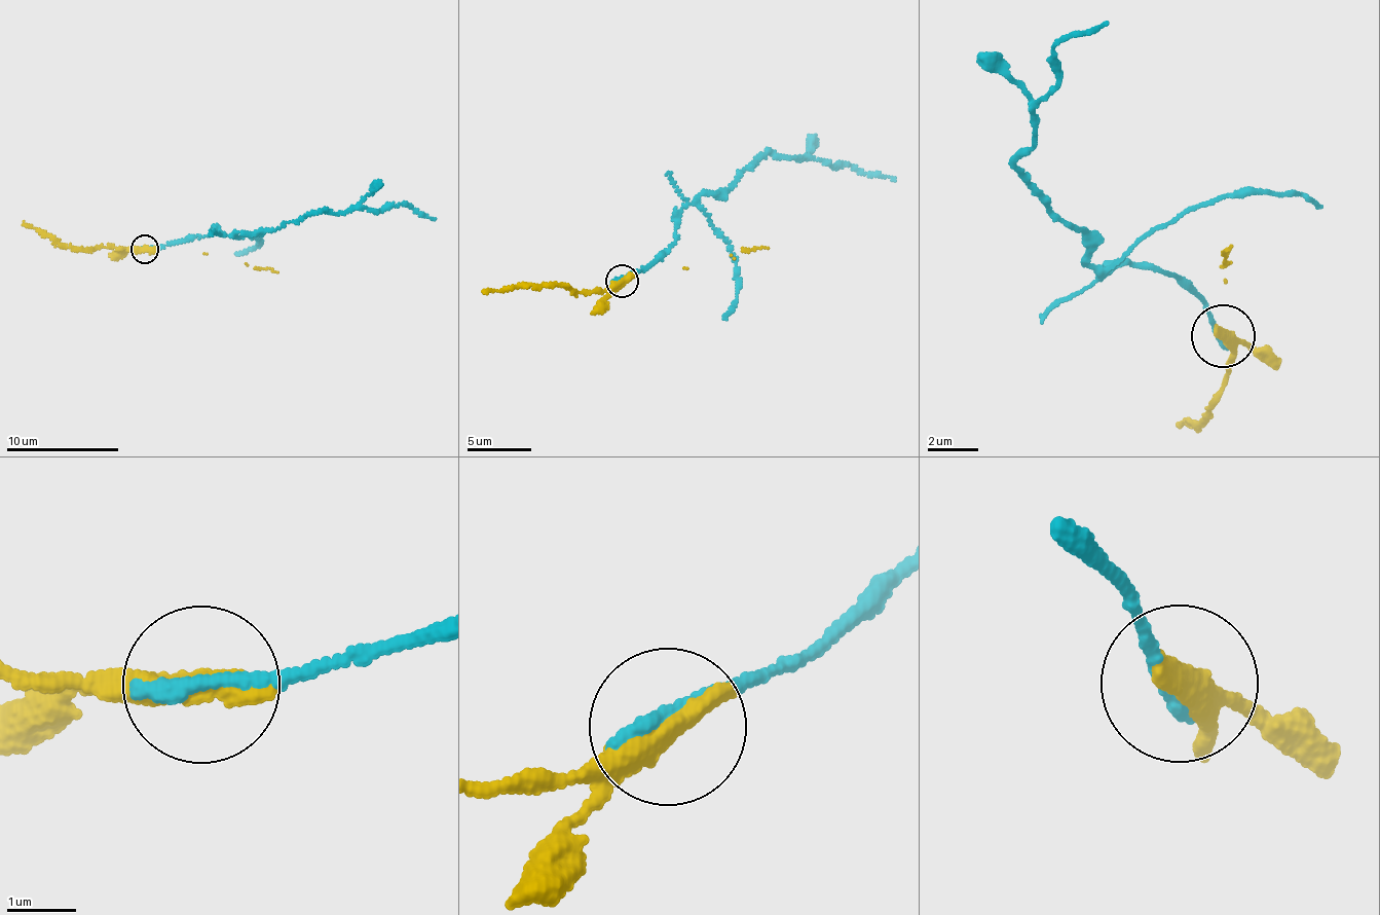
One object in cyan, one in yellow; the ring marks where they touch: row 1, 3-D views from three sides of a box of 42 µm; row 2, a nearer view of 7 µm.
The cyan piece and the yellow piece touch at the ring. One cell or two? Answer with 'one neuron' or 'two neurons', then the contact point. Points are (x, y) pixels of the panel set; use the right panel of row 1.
two neurons; at (1223, 336)

